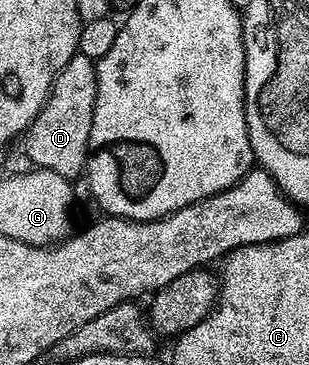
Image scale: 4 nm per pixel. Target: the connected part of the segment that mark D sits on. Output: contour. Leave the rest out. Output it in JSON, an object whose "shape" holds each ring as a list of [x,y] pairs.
{"shape":[[[76,54],[57,74],[47,101],[25,133],[25,151],[36,169],[44,168],[63,175],[70,182],[84,175],[87,167],[87,143],[93,126],[97,98],[96,61]]]}

